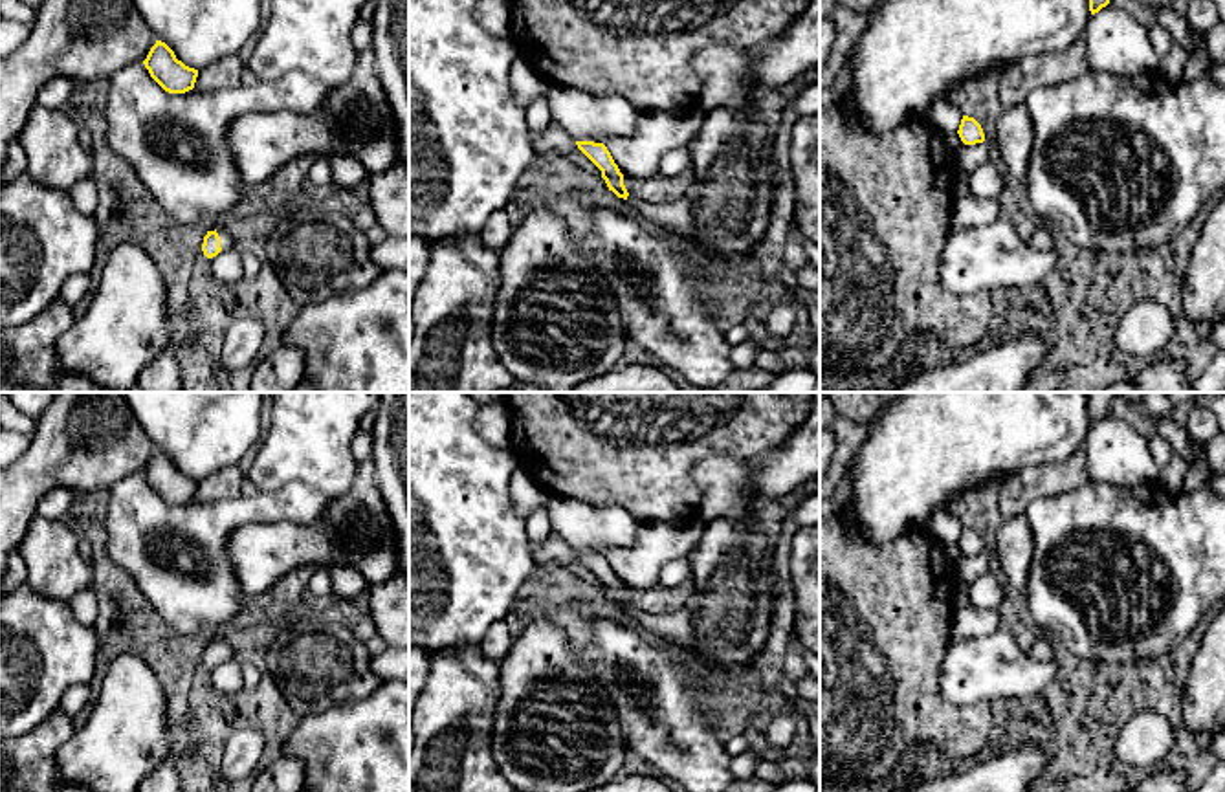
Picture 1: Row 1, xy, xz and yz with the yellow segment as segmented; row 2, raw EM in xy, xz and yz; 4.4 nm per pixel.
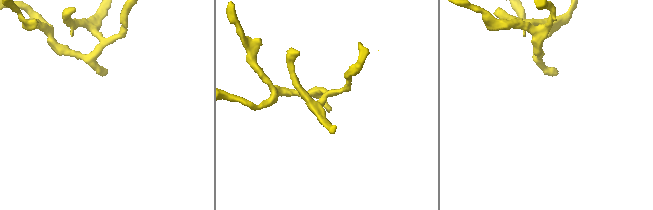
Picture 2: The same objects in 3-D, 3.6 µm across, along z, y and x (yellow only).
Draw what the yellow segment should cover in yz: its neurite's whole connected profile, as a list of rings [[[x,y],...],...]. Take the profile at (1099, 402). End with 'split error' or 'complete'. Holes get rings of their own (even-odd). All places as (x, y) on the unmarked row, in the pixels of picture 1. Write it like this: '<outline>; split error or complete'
[[[1087,392],[1089,422],[1098,424],[1109,414],[1109,402],[1113,392]]]; complete

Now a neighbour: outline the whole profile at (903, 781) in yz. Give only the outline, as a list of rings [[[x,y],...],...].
[[[899,772],[891,783],[875,788],[873,792],[908,792],[917,783],[915,776],[911,772]]]

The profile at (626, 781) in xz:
[[[622,774],[614,781],[590,788],[587,792],[673,792],[657,777],[638,776],[638,774]]]

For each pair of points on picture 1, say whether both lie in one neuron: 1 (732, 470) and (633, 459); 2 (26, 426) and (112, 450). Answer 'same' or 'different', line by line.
1: different
2: different

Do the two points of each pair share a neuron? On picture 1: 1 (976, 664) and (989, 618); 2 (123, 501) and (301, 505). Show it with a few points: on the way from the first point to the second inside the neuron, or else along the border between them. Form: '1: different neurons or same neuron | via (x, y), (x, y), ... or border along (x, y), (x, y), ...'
1: different neurons | border along (1000, 627), (972, 637), (950, 651)
2: same neuron | via (167, 519), (217, 519), (257, 508)

